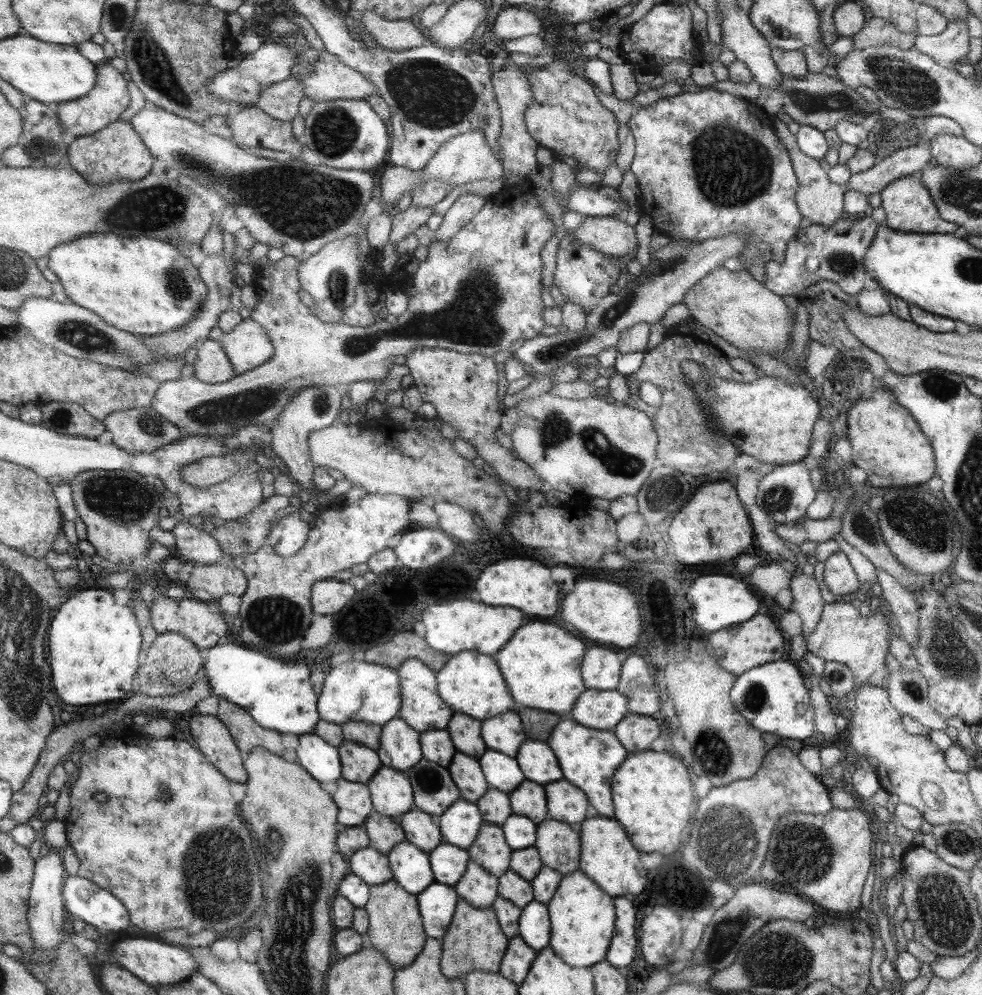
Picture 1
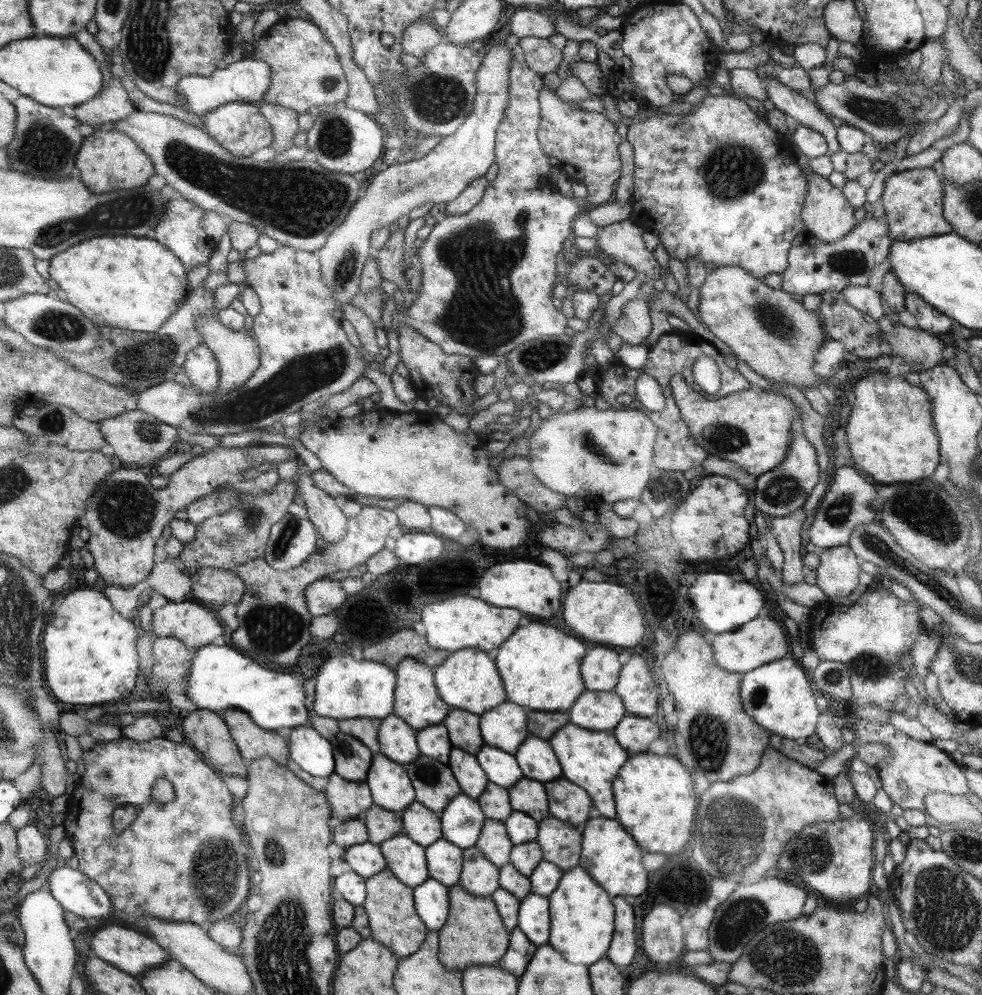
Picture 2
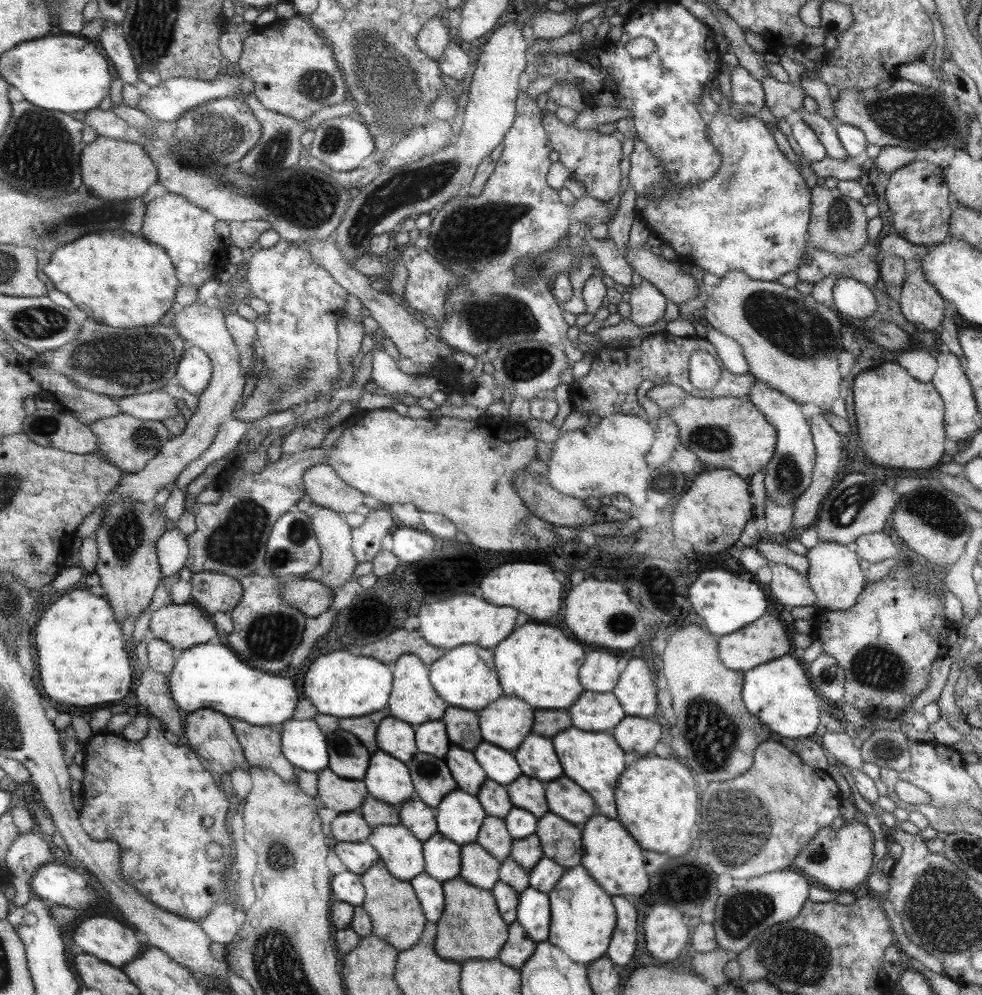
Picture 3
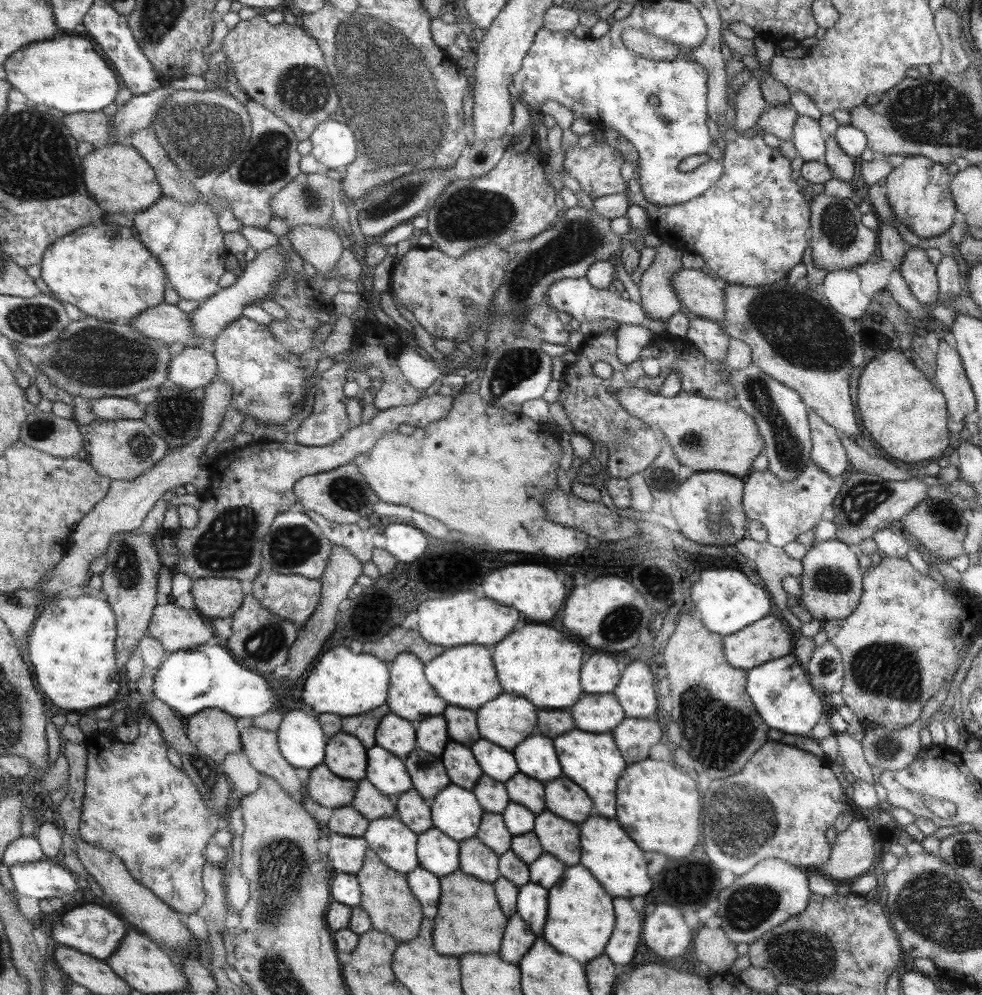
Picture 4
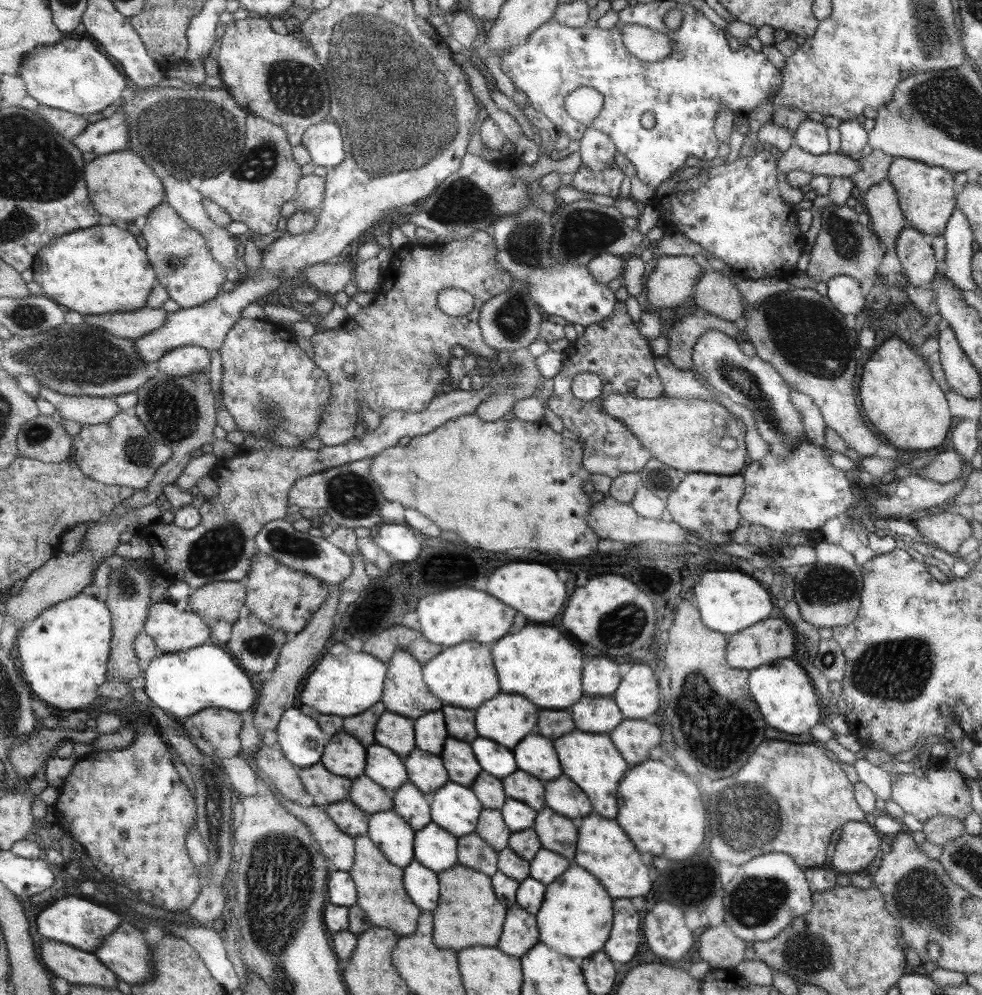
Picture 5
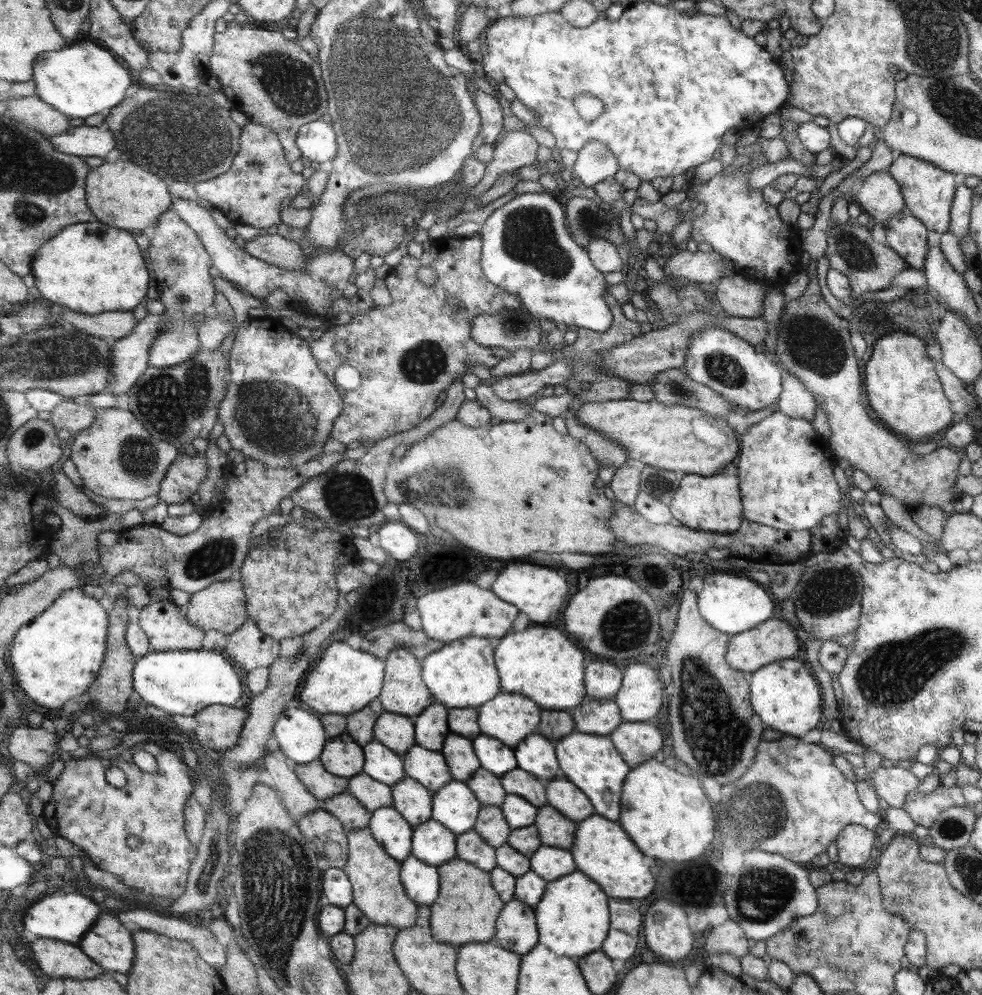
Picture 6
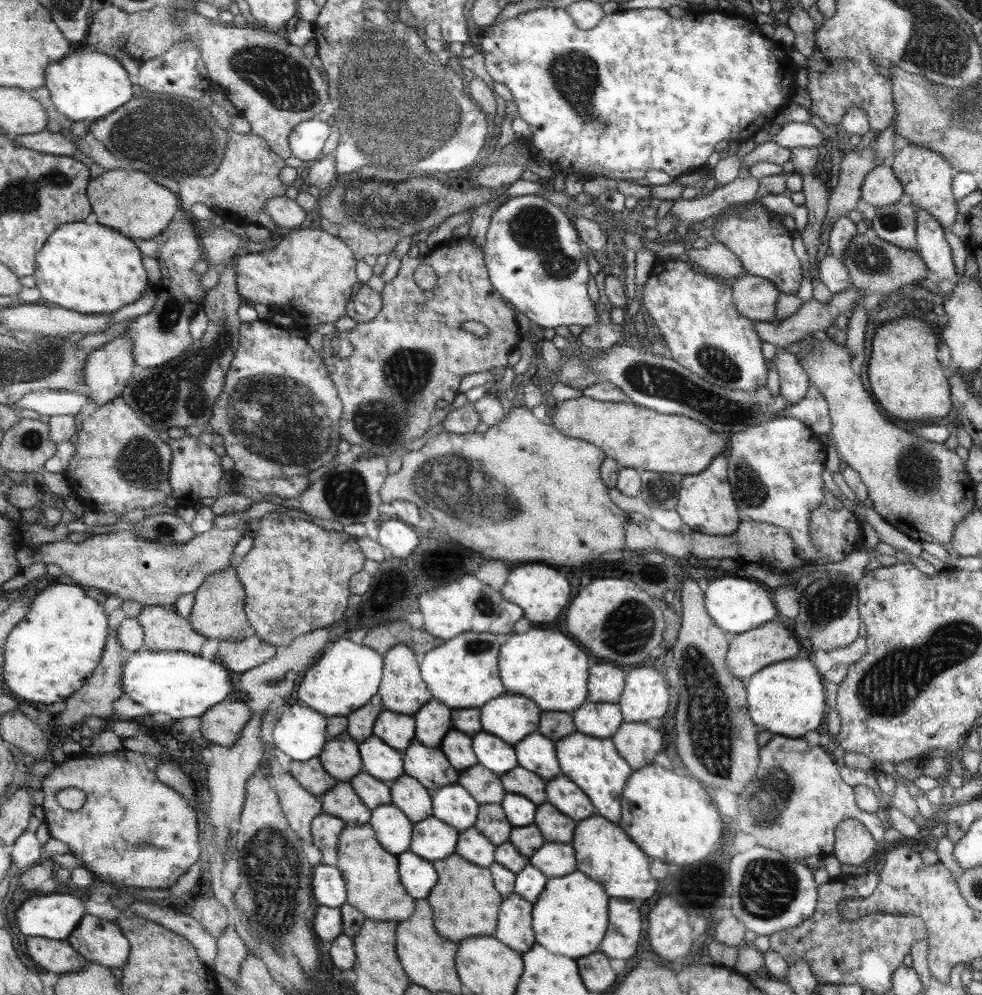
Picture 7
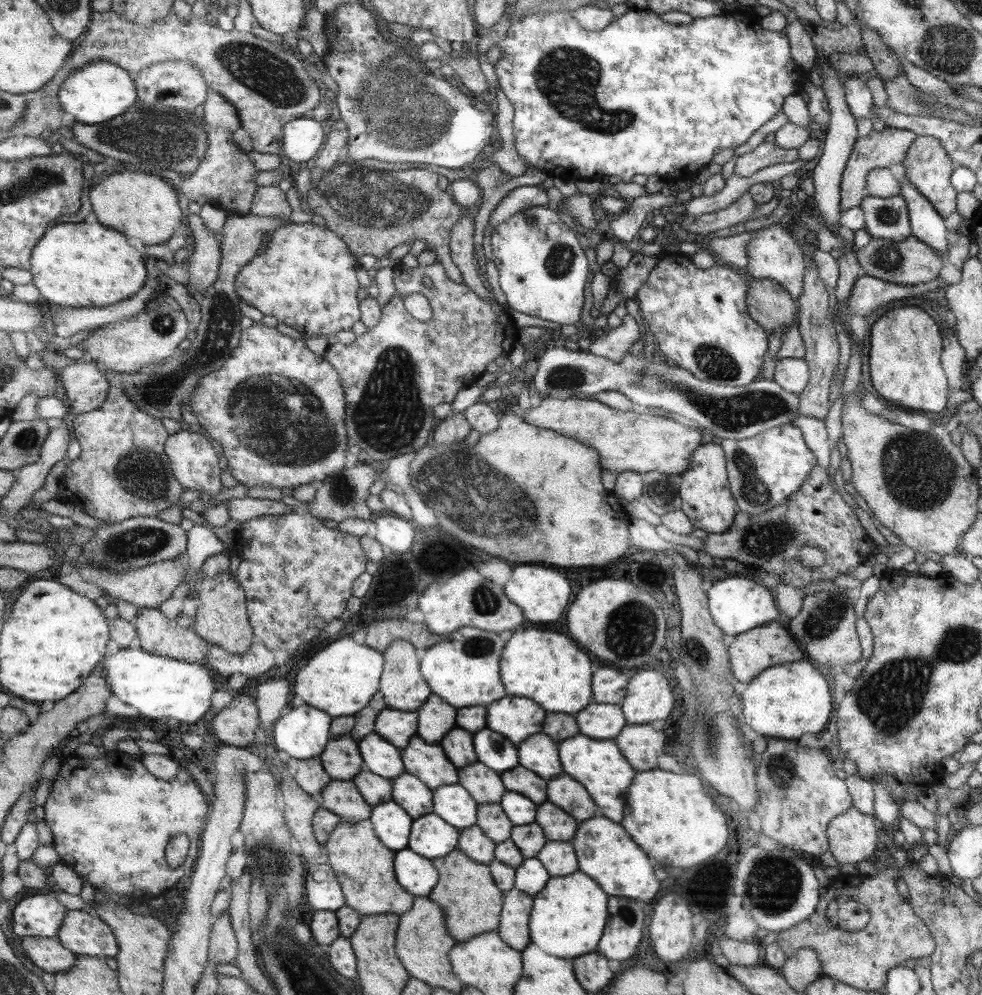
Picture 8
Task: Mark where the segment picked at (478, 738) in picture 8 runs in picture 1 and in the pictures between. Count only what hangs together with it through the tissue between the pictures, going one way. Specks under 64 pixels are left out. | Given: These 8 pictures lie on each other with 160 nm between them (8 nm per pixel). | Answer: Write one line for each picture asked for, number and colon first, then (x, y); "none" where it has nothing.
1: (501, 772)
2: (502, 769)
3: (500, 767)
4: (495, 763)
5: (495, 760)
6: (493, 756)
7: (498, 757)

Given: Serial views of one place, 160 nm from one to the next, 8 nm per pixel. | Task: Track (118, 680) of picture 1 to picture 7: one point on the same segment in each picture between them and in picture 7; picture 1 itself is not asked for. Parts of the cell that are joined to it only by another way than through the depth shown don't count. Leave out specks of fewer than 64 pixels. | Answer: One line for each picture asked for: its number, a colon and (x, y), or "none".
2: (88, 643)
3: (84, 662)
4: (73, 644)
5: (65, 651)
6: (58, 656)
7: (54, 650)

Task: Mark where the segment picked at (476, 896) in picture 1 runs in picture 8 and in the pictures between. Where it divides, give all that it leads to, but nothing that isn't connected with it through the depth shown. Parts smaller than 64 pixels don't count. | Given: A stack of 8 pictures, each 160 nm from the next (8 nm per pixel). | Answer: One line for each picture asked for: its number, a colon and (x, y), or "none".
2: (479, 876)
3: (478, 867)
4: (475, 858)
5: (472, 852)
6: (471, 847)
7: (472, 845)
8: (472, 841)

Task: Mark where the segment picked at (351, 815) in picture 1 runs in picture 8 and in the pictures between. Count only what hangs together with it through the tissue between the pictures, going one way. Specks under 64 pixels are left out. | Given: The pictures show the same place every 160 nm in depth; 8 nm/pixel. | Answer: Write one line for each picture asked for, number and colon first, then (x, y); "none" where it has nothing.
2: (349, 799)
3: (342, 795)
4: (325, 787)
5: (325, 787)
6: (324, 785)
7: (312, 774)
8: (311, 775)

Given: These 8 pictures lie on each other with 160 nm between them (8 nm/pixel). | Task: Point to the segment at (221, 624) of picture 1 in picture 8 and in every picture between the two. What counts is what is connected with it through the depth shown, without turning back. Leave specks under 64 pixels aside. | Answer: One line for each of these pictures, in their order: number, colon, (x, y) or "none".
2: (197, 625)
3: (182, 625)
4: (178, 629)
5: (174, 630)
6: (168, 628)
7: (165, 630)
8: (158, 634)

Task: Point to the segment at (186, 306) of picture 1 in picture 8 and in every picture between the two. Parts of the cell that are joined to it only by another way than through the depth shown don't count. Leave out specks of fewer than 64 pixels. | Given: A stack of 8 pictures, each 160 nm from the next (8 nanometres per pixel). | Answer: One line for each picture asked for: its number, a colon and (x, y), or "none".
2: (107, 277)
3: (124, 281)
4: (108, 273)
5: (103, 269)
6: (92, 268)
7: (92, 269)
8: (74, 265)

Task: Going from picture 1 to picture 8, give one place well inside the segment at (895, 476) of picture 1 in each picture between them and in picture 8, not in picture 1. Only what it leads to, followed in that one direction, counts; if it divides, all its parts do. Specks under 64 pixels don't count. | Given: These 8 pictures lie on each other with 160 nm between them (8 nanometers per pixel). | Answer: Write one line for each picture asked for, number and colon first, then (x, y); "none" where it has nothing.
2: (891, 436)
3: (899, 420)
4: (903, 411)
5: (898, 393)
6: (902, 388)
7: (908, 383)
8: (905, 345)

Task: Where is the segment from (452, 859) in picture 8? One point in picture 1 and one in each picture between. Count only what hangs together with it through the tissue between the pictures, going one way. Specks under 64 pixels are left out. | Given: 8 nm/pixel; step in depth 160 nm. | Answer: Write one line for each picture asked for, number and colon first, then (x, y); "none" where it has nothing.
1: (474, 941)
2: (474, 934)
3: (470, 928)
4: (469, 920)
5: (469, 914)
6: (467, 907)
7: (466, 904)

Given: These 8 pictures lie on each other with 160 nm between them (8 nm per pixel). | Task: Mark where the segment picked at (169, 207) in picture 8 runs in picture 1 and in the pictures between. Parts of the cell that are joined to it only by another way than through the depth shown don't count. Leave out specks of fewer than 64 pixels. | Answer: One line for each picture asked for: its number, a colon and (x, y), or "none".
1: (116, 153)
2: (110, 160)
3: (113, 169)
4: (120, 179)
5: (122, 186)
6: (123, 194)
7: (143, 209)

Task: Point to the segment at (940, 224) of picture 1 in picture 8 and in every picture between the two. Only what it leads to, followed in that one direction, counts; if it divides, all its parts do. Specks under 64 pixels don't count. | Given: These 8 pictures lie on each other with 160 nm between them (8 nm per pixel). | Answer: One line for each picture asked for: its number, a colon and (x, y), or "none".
2: (912, 199)
3: (916, 195)
4: (917, 191)
5: (924, 193)
6: (927, 191)
7: (926, 177)
8: (927, 166)

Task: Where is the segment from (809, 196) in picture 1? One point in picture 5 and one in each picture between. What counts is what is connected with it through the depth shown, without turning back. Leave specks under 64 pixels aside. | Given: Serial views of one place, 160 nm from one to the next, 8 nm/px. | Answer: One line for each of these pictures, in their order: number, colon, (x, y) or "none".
2: (826, 214)
3: (837, 225)
4: (838, 241)
5: (842, 247)

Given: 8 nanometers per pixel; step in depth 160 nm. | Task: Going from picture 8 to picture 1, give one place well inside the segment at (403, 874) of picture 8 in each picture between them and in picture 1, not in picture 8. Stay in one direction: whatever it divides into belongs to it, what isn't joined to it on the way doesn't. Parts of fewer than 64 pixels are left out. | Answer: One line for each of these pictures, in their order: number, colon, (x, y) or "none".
1: (437, 904)
2: (432, 901)
3: (430, 890)
4: (427, 887)
5: (423, 884)
6: (422, 881)
7: (419, 875)

